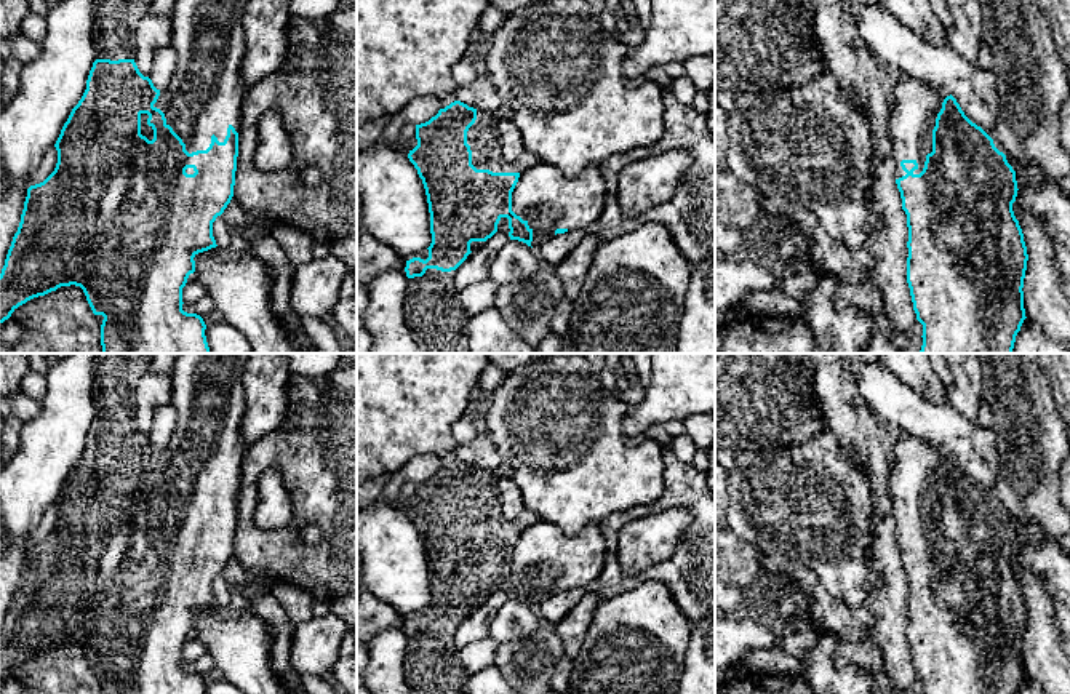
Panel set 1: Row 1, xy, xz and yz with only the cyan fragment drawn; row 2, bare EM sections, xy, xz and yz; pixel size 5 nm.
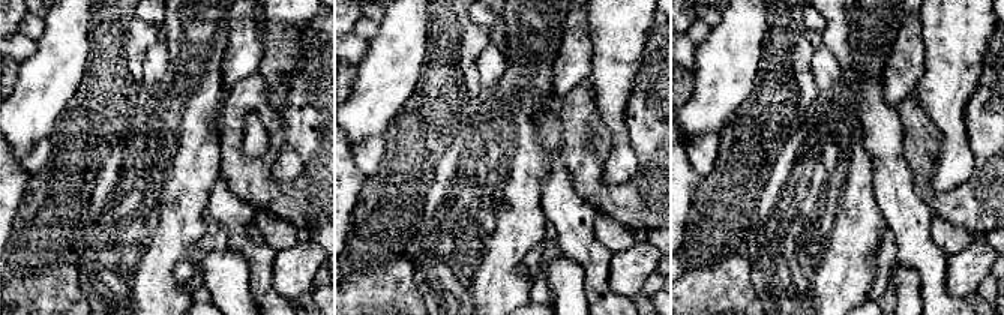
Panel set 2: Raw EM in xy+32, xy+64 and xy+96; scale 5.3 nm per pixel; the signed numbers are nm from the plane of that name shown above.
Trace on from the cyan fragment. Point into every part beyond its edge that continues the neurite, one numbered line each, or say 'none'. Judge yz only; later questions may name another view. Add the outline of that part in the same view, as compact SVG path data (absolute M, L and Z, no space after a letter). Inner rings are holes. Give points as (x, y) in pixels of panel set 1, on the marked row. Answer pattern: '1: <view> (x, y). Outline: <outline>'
1: yz (914, 106). Outline: M902 74L891 88L889 139L896 160L896 179L899 179L907 174L900 166L902 160L918 163L913 174L923 171L926 155L932 152L932 130L937 114L950 93L907 74Z

